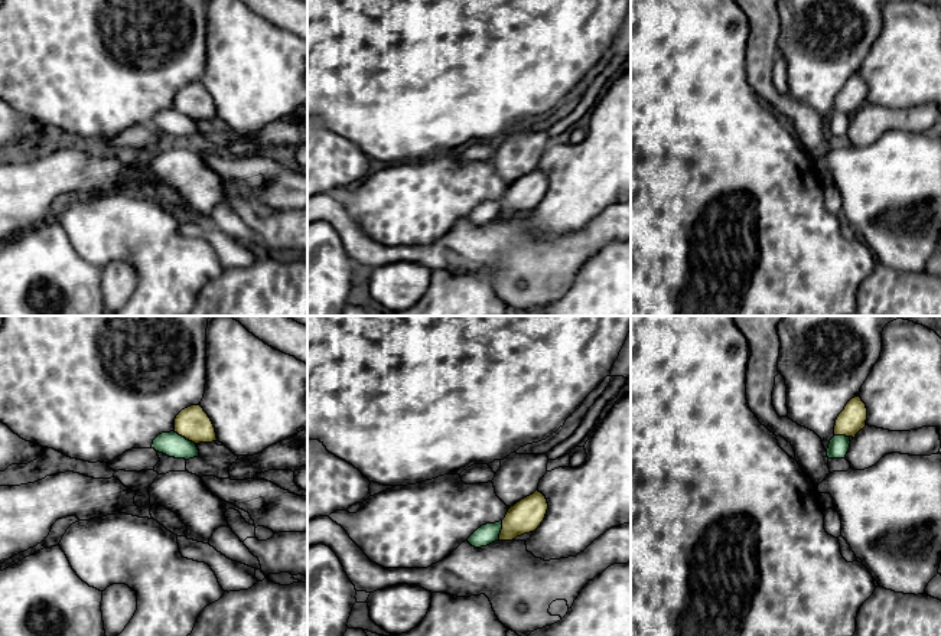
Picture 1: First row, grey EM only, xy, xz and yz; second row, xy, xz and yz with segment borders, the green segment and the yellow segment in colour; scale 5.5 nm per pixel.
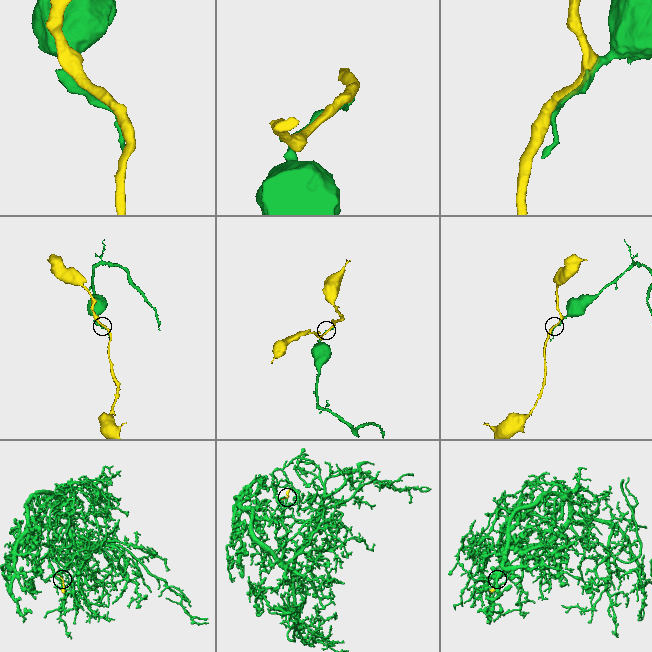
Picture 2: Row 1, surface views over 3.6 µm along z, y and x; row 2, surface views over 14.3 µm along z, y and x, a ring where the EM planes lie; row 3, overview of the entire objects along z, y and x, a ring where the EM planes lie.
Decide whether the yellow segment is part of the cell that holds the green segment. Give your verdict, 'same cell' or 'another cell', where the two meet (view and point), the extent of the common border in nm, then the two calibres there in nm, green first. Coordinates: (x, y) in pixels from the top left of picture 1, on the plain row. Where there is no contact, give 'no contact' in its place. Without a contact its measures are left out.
another cell; contact xy (184, 114); length 150 nm; calibres 140 and 190 nm

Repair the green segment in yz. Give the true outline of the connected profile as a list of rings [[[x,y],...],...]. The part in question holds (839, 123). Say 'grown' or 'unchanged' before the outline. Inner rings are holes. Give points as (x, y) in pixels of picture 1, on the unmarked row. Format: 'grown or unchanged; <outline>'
unchanged; [[[834,112],[830,117],[828,125],[827,125],[827,134],[828,136],[846,136],[846,131],[850,125],[850,114],[846,112]]]

